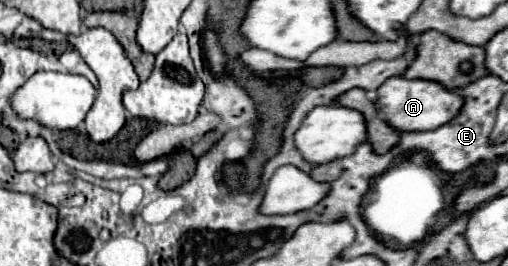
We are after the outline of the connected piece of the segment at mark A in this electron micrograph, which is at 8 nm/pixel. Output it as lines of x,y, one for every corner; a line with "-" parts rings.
390,77
378,87
378,109
384,121
396,131
432,131
458,115
464,101
454,91
434,81
414,81
406,77

